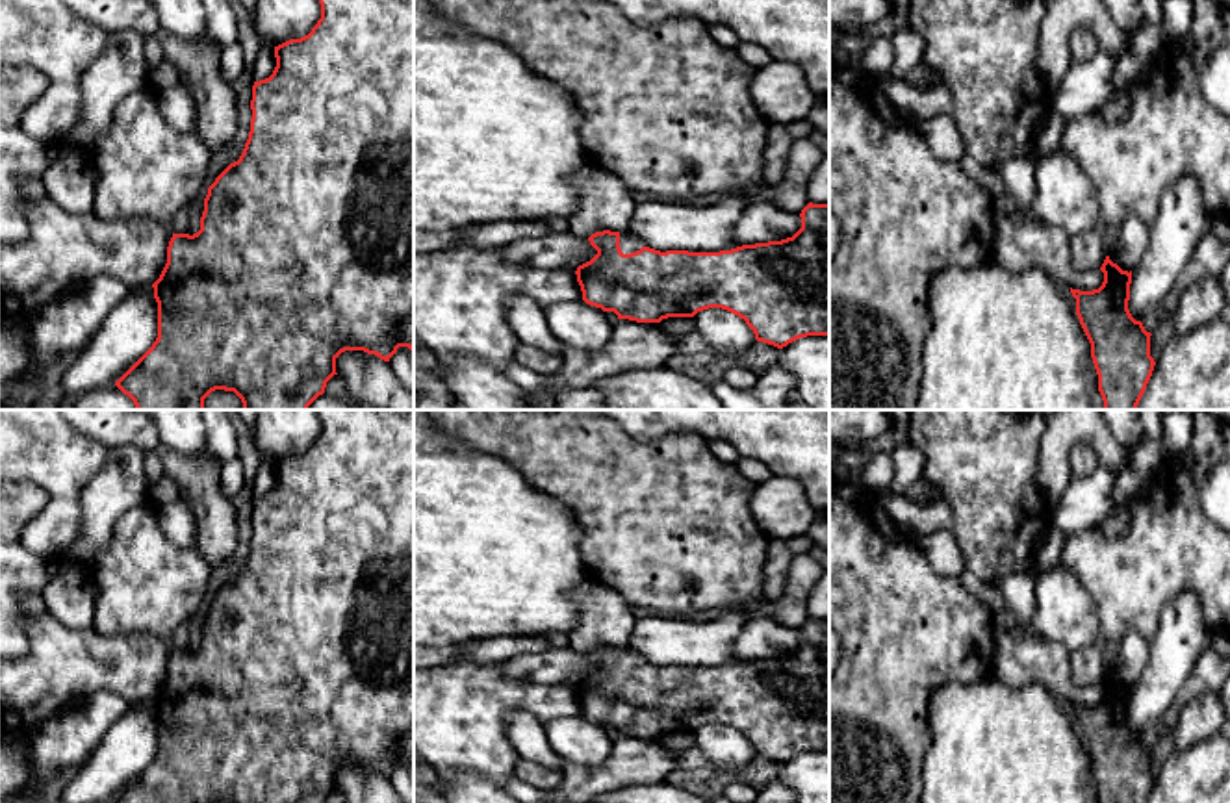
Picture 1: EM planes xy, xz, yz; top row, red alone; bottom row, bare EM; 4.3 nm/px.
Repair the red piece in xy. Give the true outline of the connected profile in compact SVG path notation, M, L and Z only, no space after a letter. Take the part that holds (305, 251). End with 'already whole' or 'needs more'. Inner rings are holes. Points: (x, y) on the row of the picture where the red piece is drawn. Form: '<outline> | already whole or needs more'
M319 0L321 19L312 32L301 39L289 39L275 46L276 67L265 80L252 85L252 119L250 132L243 154L230 163L208 187L200 230L193 236L173 234L167 247L167 263L160 278L152 284L158 302L158 338L152 347L115 382L128 395L137 410L204 410L204 399L215 391L234 391L243 410L308 410L308 406L325 393L327 382L338 375L336 358L345 351L364 351L384 362L397 352L399 347L414 351L414 0Z | already whole

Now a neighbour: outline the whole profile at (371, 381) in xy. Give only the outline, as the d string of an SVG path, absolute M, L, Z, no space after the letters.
M345 351L336 358L336 373L345 380L352 404L414 410L414 393L397 380L390 363L375 354Z

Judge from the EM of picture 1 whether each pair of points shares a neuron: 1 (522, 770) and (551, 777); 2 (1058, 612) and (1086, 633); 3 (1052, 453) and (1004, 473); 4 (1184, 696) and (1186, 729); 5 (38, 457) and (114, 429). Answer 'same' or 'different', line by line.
1: same
2: same
3: different
4: different
5: different

